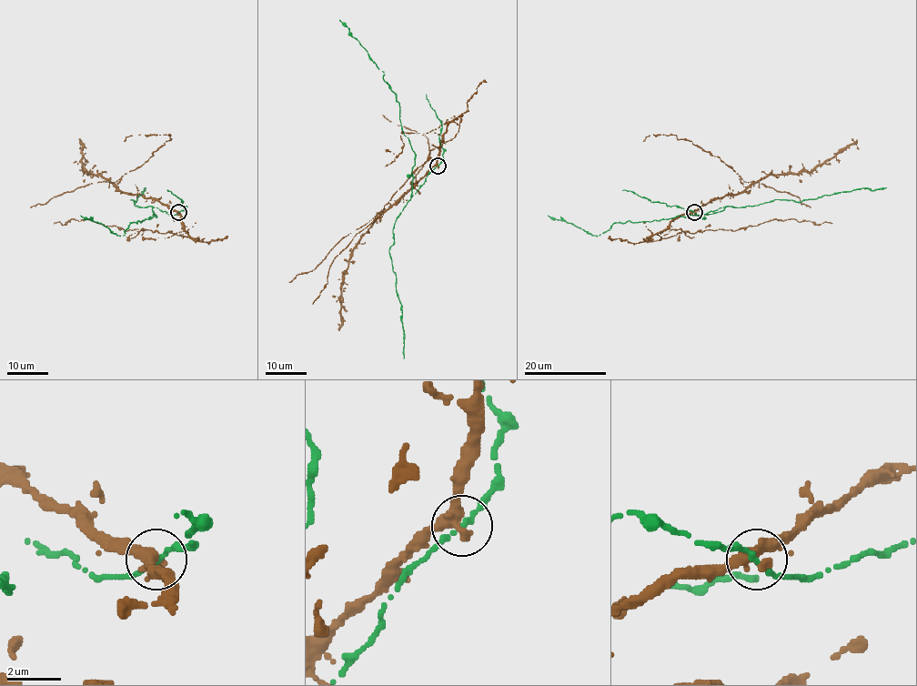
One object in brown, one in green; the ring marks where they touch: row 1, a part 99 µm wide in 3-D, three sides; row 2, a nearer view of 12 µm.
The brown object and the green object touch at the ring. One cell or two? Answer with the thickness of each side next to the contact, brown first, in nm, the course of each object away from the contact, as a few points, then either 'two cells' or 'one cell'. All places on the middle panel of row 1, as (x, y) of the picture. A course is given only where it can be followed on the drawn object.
400 nm thick on the brown side, 150 nm on the other; brown runs (437, 166), (442, 136), (459, 116), (454, 137), (430, 151), (379, 216), (334, 259), (327, 283), (312, 304); green runs (438, 166), (412, 196), (415, 153), (402, 129), (399, 104), (383, 79), (382, 71), (339, 19); two cells

